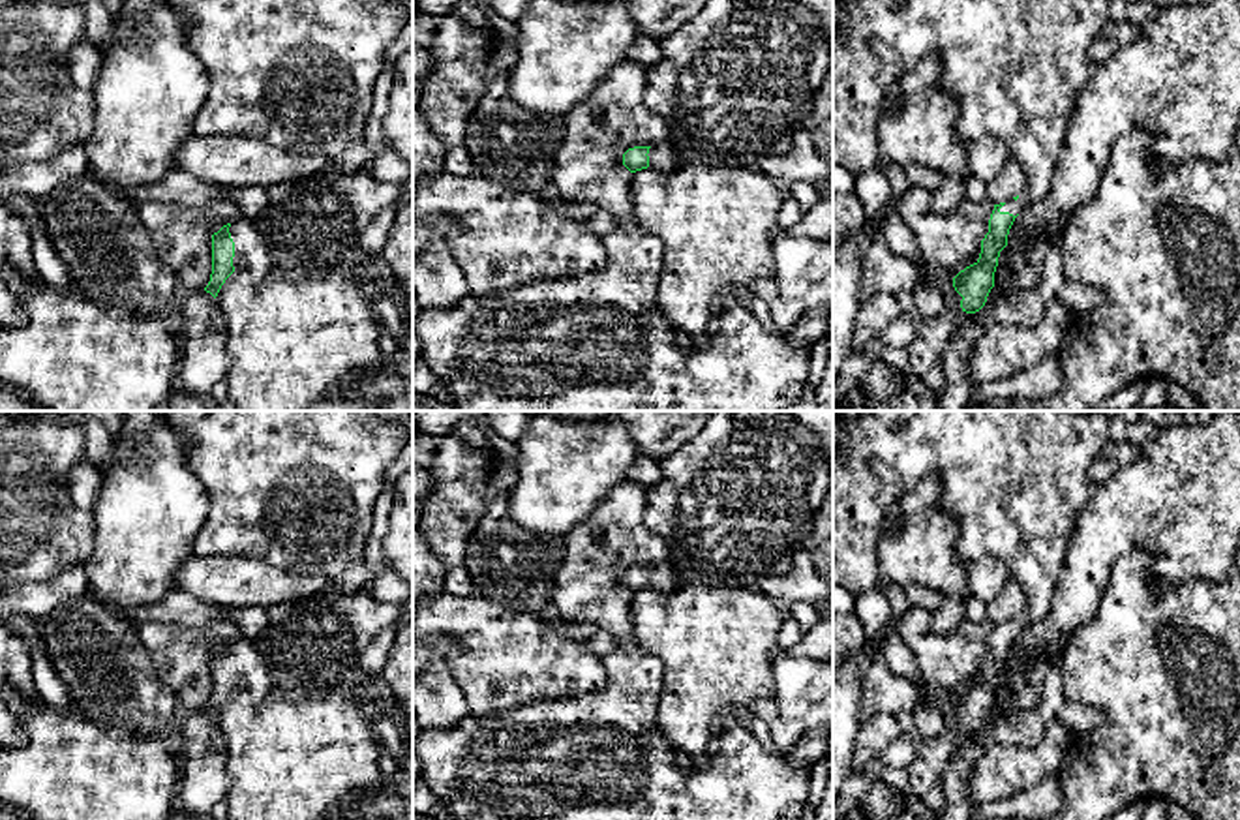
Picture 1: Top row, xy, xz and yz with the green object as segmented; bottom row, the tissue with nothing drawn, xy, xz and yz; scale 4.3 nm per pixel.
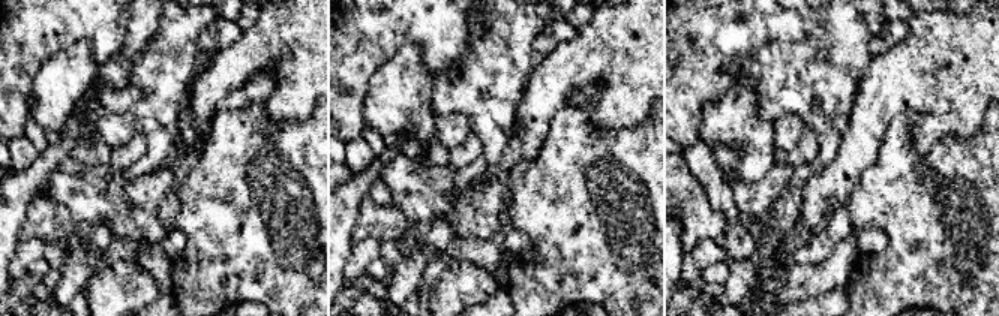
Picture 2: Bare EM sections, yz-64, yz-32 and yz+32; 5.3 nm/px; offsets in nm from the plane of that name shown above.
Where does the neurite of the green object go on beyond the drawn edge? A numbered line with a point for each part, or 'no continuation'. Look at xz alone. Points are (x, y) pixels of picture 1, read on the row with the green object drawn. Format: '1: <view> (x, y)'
1: xz (663, 156)

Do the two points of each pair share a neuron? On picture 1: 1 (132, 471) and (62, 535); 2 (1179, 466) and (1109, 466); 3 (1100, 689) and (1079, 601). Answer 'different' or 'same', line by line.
1: different
2: different
3: different

